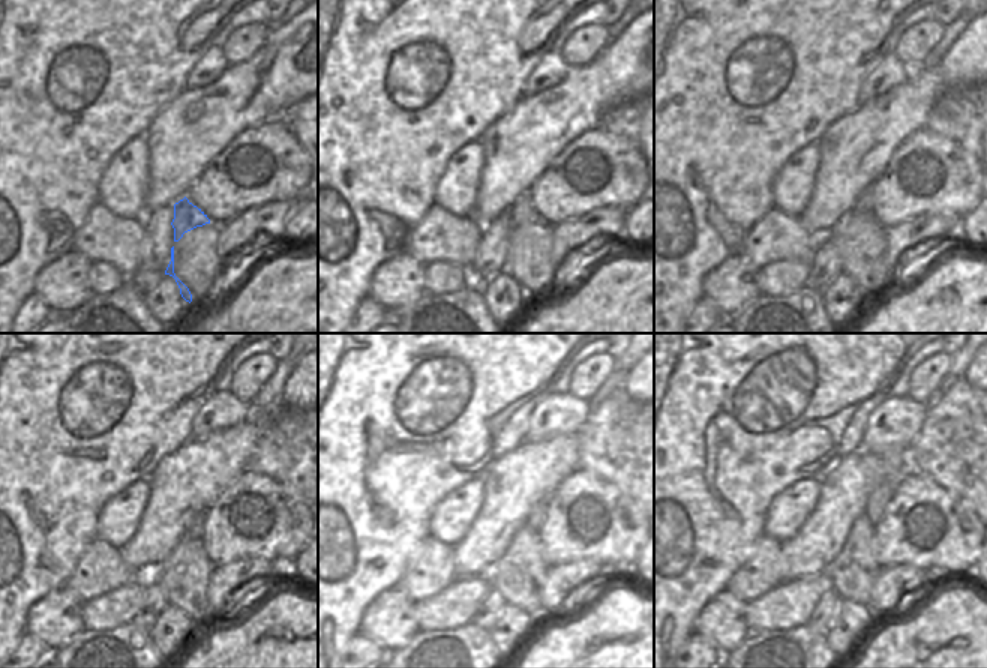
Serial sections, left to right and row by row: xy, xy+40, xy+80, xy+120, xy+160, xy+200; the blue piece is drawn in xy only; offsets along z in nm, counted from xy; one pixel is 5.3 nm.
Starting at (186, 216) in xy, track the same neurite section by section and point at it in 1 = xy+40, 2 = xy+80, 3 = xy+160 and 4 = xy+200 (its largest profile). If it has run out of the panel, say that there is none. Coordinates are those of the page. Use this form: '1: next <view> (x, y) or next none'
1: next xy+40 (522, 212)
2: next xy+80 (864, 203)
3: next xy+160 (539, 512)
4: next xy+200 (879, 497)

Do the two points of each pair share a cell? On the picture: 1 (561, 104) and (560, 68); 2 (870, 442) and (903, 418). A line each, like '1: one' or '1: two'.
1: two
2: one

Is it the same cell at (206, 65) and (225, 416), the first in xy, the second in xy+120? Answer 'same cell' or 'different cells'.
same cell

